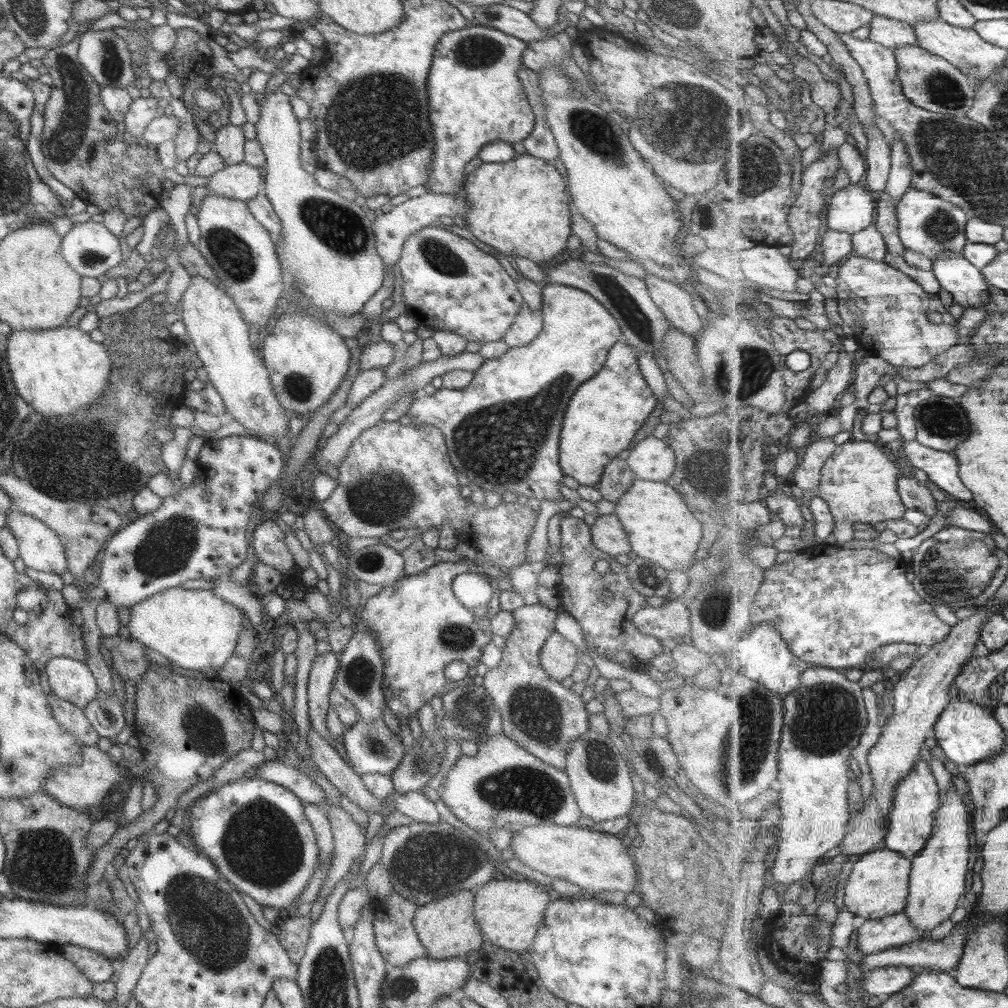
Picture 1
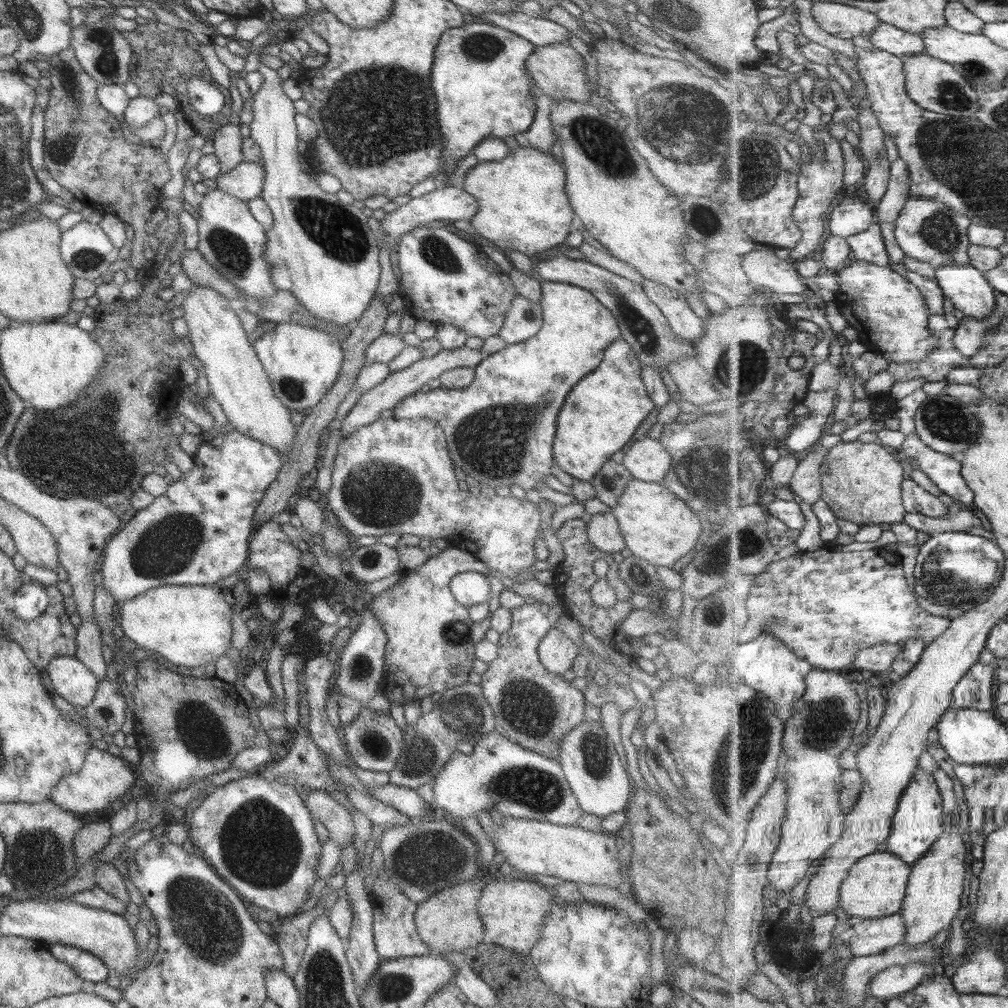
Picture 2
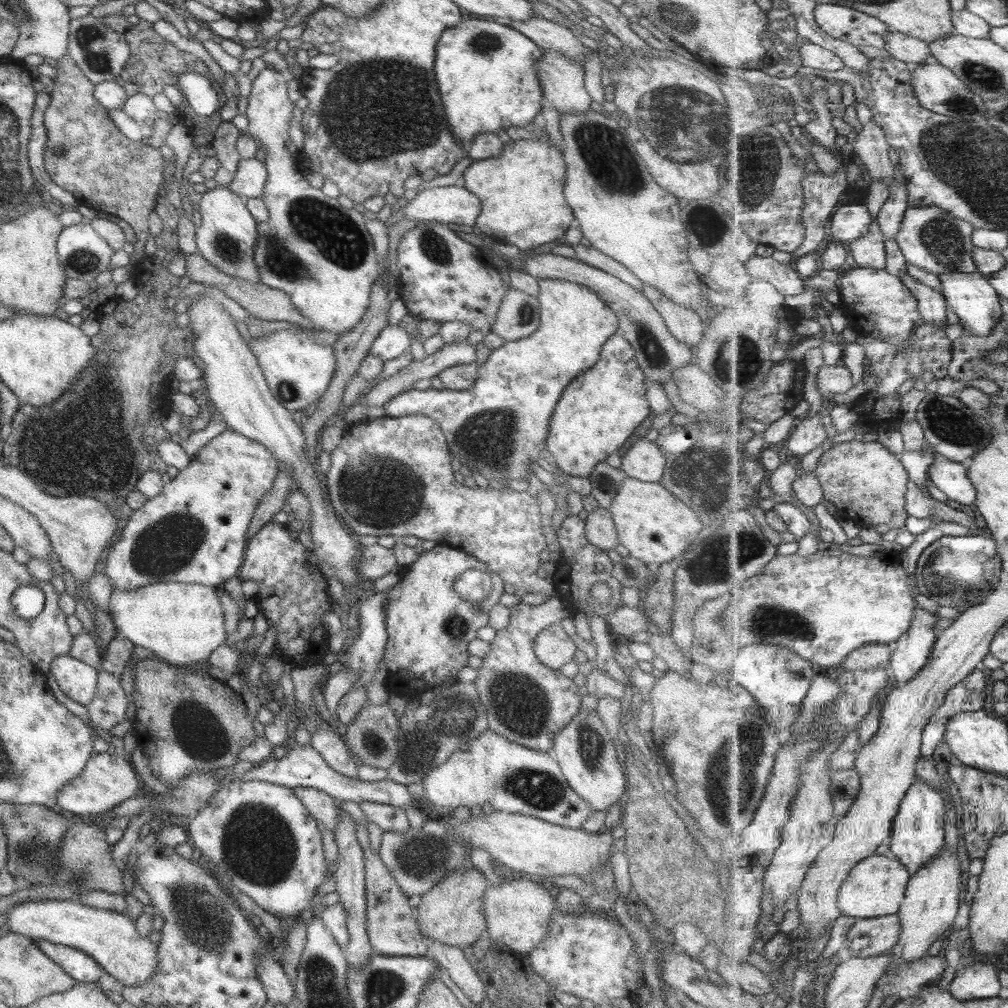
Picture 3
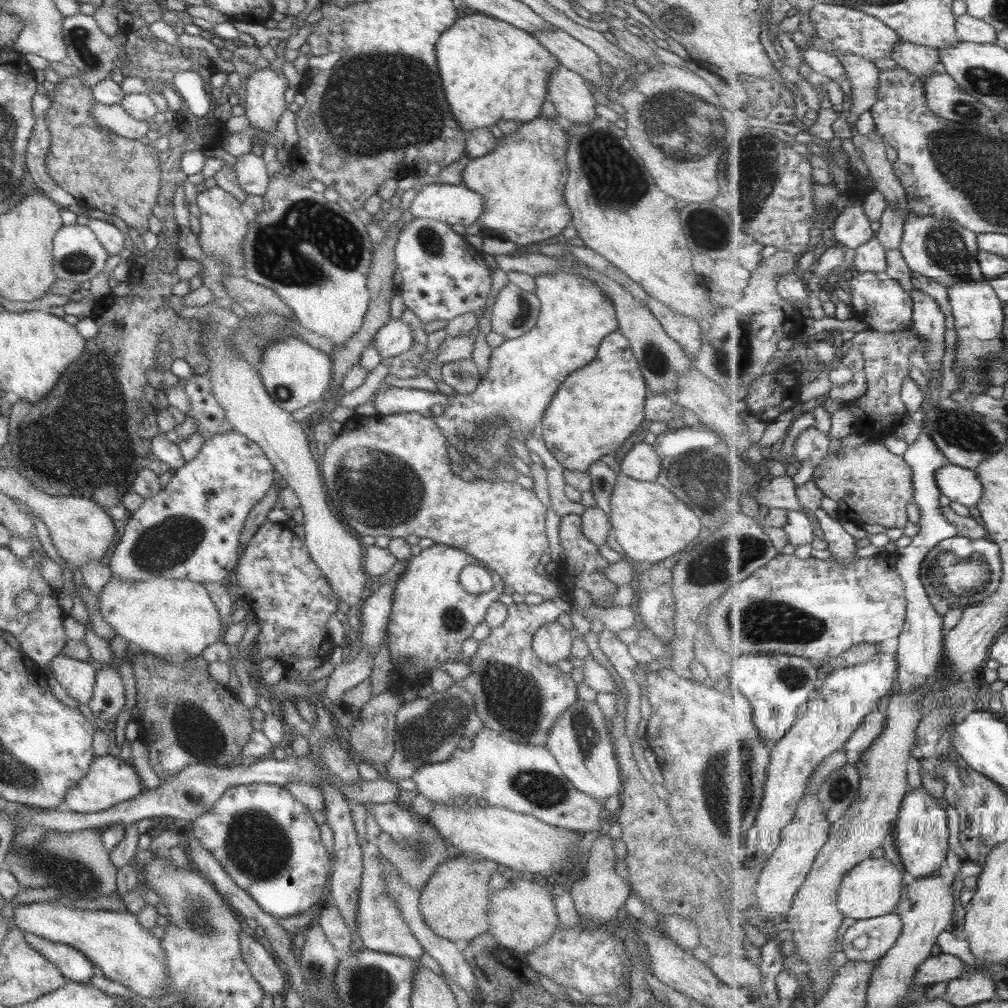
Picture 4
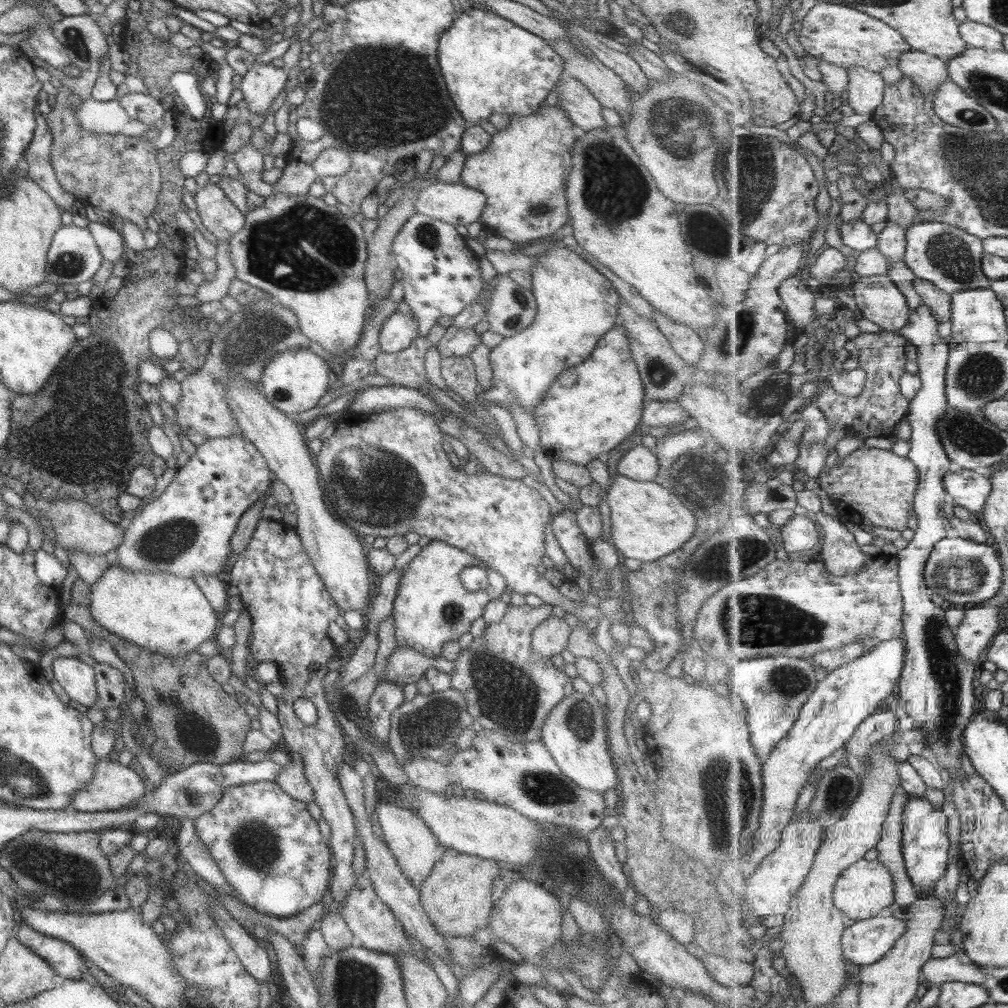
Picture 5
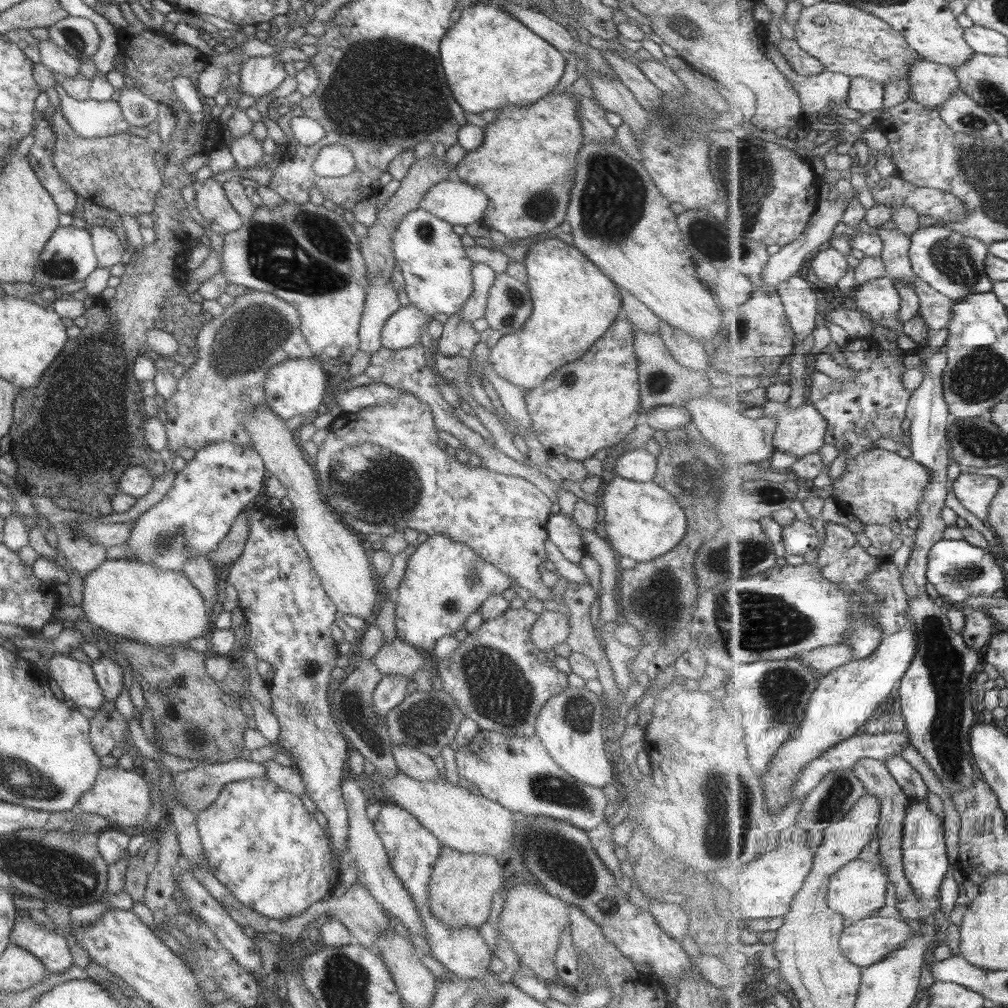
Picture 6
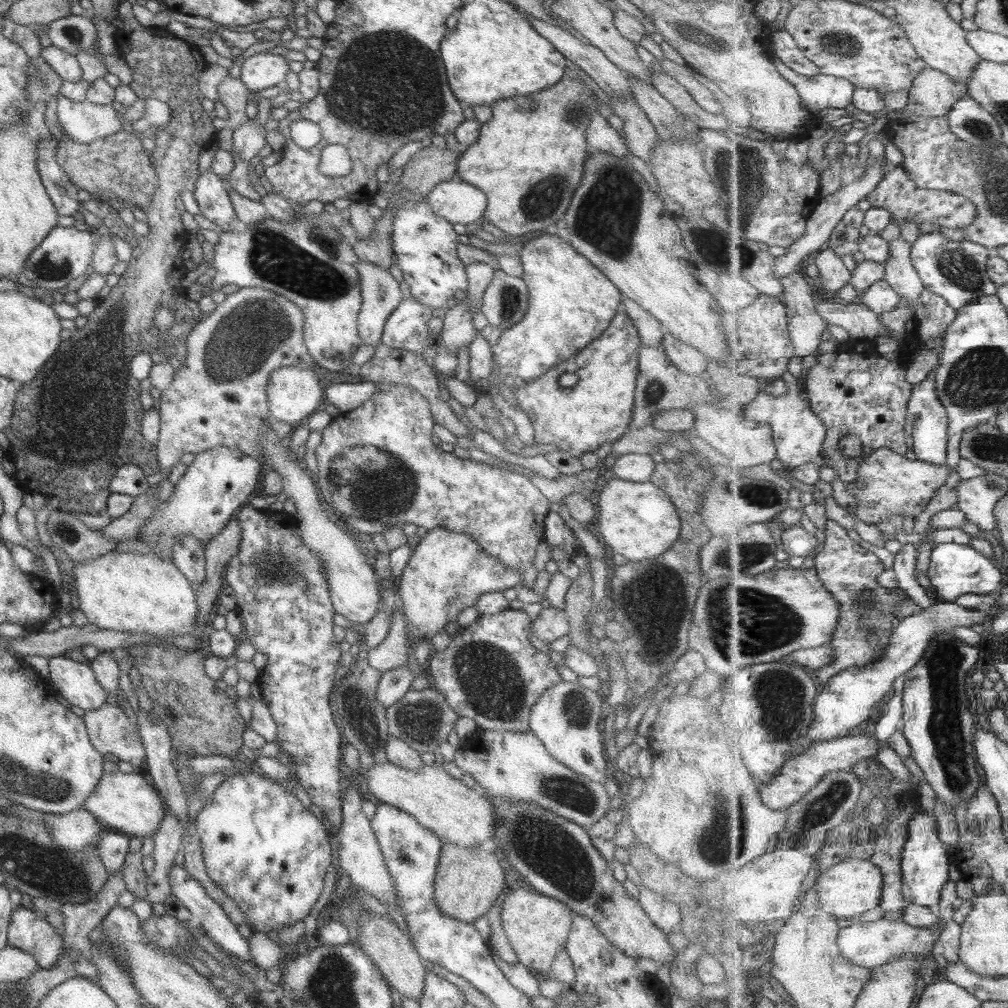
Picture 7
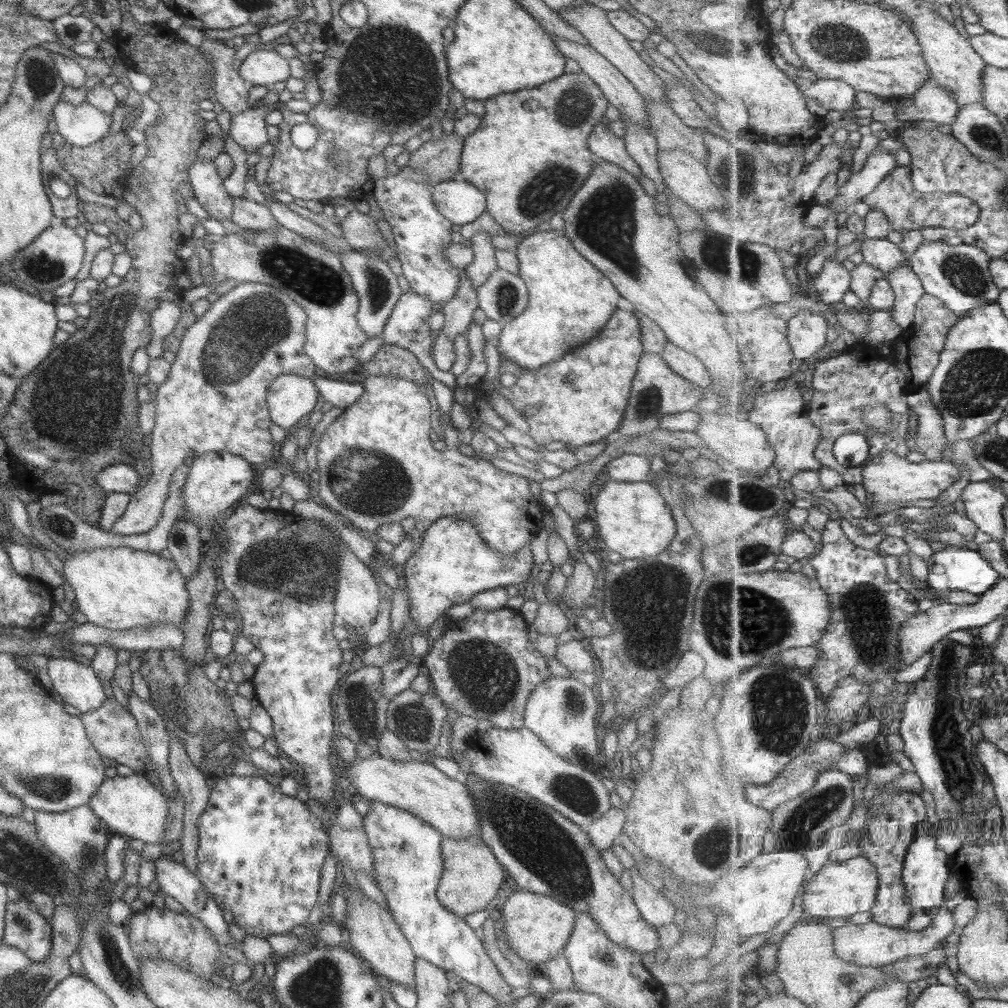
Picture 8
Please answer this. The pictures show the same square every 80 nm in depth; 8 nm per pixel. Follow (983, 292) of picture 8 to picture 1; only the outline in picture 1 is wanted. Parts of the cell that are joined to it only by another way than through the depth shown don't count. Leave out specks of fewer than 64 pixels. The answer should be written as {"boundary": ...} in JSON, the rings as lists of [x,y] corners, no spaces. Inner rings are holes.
{"boundary":[[[911,187],[896,206],[899,234],[906,248],[927,255],[933,262],[941,255],[949,255],[951,251],[962,253],[970,241],[966,235],[966,226],[971,218],[951,201],[945,200],[935,193]]]}

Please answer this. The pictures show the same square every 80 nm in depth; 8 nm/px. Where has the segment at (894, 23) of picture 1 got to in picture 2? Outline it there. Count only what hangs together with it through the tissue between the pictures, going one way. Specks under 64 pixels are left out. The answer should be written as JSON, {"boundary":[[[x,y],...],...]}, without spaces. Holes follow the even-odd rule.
{"boundary":[[[883,21],[879,23],[878,29],[870,34],[869,40],[873,46],[895,53],[901,58],[907,58],[915,53],[927,53],[921,34],[897,28]]]}

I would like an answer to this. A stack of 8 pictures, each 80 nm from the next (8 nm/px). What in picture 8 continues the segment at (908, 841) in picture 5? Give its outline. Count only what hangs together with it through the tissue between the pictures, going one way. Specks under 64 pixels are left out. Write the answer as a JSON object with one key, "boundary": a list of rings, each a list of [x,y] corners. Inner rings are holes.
{"boundary":[[[919,822],[917,840],[908,848],[902,877],[906,884],[907,897],[912,908],[917,911],[929,911],[931,908],[943,908],[947,901],[946,886],[952,875],[949,868],[949,855],[939,848],[935,836],[931,836],[931,822]]]}

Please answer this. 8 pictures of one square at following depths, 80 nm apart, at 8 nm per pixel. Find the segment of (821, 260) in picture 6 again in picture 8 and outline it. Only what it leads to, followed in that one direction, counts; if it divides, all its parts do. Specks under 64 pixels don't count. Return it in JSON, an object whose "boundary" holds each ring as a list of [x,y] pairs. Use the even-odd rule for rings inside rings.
{"boundary":[[[827,256],[821,271],[814,276],[814,287],[821,302],[829,305],[842,303],[845,292],[851,290],[851,278],[851,271],[835,257]]]}

